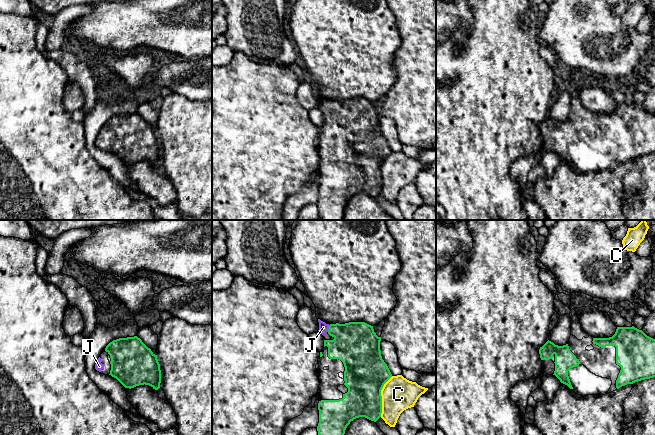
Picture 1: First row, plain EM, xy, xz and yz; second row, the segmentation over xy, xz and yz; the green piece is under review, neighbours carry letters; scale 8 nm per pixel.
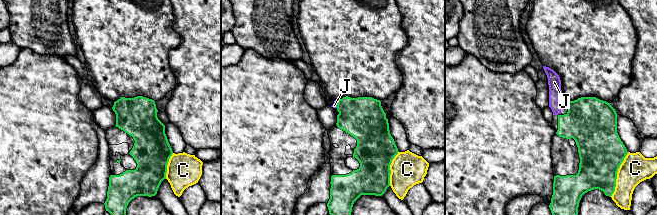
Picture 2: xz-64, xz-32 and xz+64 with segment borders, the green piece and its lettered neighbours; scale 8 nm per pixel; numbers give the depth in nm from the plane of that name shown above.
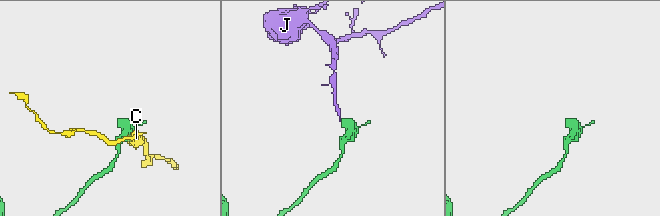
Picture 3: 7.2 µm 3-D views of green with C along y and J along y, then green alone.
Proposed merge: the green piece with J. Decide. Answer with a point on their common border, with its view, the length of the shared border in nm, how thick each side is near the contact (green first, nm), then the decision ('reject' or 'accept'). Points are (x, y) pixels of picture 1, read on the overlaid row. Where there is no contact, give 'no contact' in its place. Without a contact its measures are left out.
meets green in xz at (329, 328); contact 60 nm long; 360 nm thick on the green side, 80 nm on the other; accept

